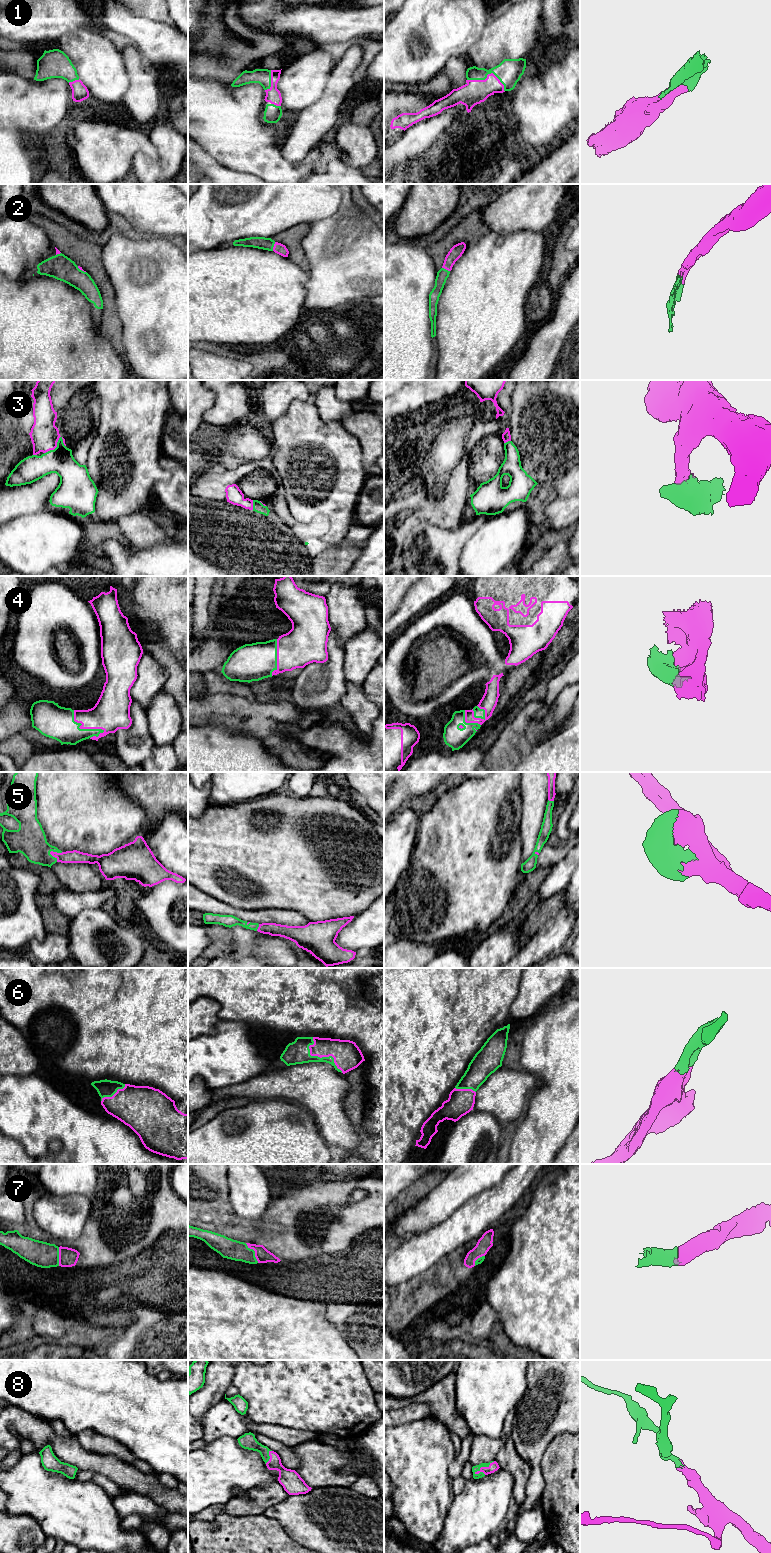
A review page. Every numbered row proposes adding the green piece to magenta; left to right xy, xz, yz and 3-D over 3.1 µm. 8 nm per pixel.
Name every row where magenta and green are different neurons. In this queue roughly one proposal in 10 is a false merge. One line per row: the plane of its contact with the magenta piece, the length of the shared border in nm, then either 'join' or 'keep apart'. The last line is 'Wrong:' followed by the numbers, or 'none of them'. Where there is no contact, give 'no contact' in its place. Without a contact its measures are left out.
1: meets magenta in yz; contact 320 nm long; join
2: meets magenta in xz; contact 80 nm long; join
3: meets magenta in xy; contact 200 nm long; join
4: meets magenta in xy; contact 300 nm long; join
5: meets magenta in xy; contact 110 nm long; join
6: meets magenta in xz; contact 380 nm long; join
7: meets magenta in xz; contact 190 nm long; join
8: meets magenta in yz; contact 190 nm long; join
Wrong: none of them

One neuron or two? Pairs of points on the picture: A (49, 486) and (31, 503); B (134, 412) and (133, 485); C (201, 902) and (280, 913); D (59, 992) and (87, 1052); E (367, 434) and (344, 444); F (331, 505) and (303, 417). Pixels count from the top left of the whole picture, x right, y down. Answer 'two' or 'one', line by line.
A: one
B: one
C: one
D: one
E: two
F: one

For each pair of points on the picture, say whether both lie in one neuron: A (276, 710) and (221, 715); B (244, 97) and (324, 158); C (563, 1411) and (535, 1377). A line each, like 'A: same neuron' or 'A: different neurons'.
A: same neuron
B: different neurons
C: same neuron

